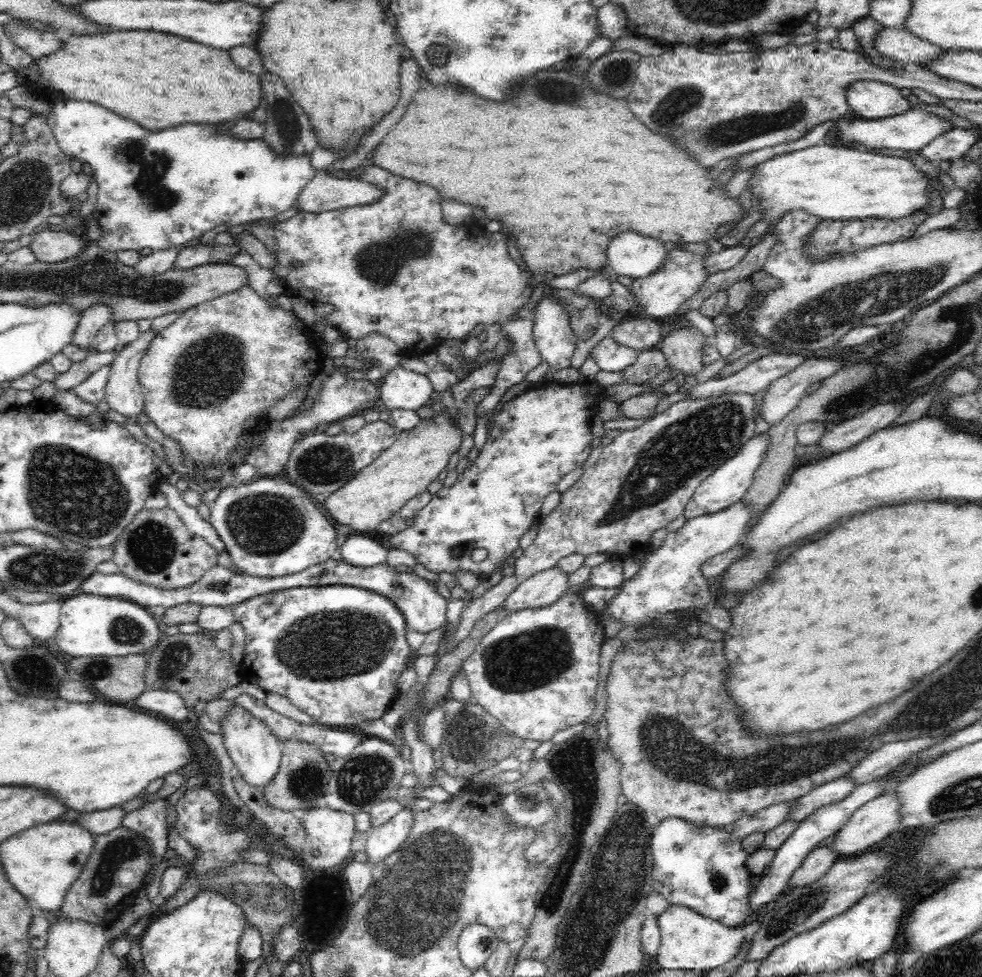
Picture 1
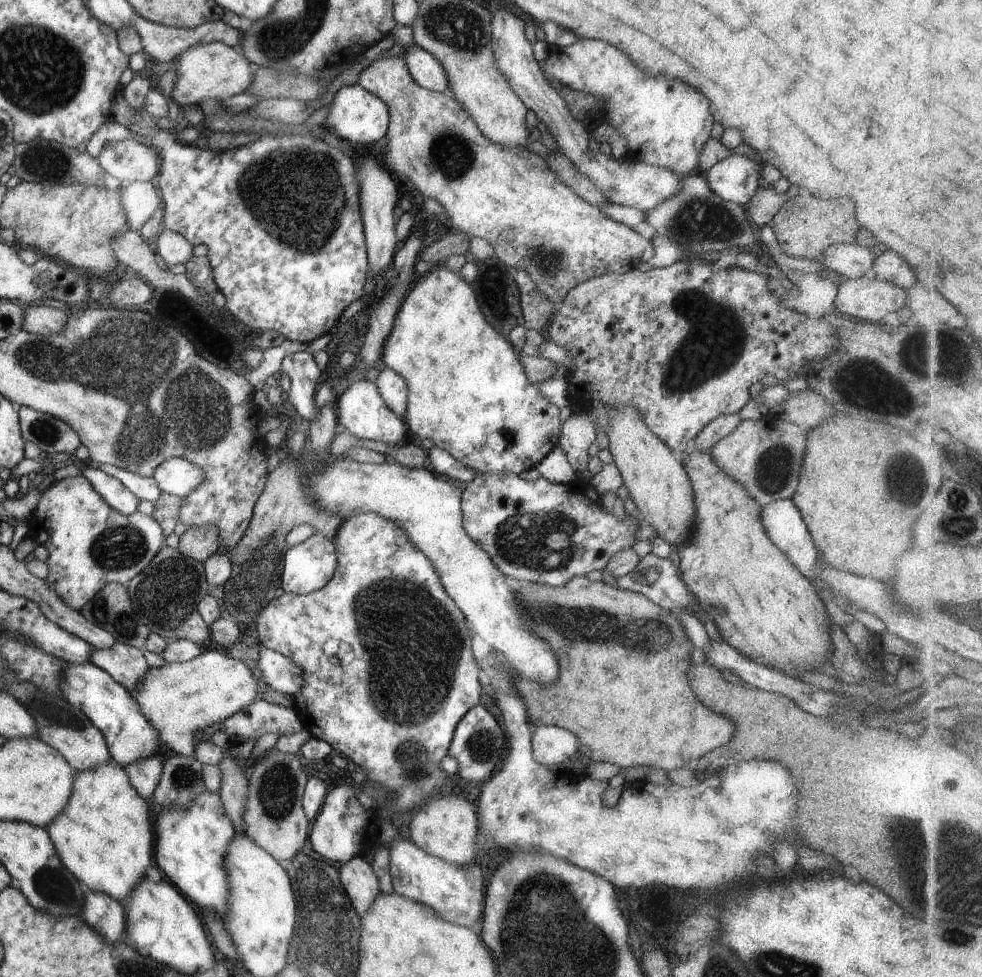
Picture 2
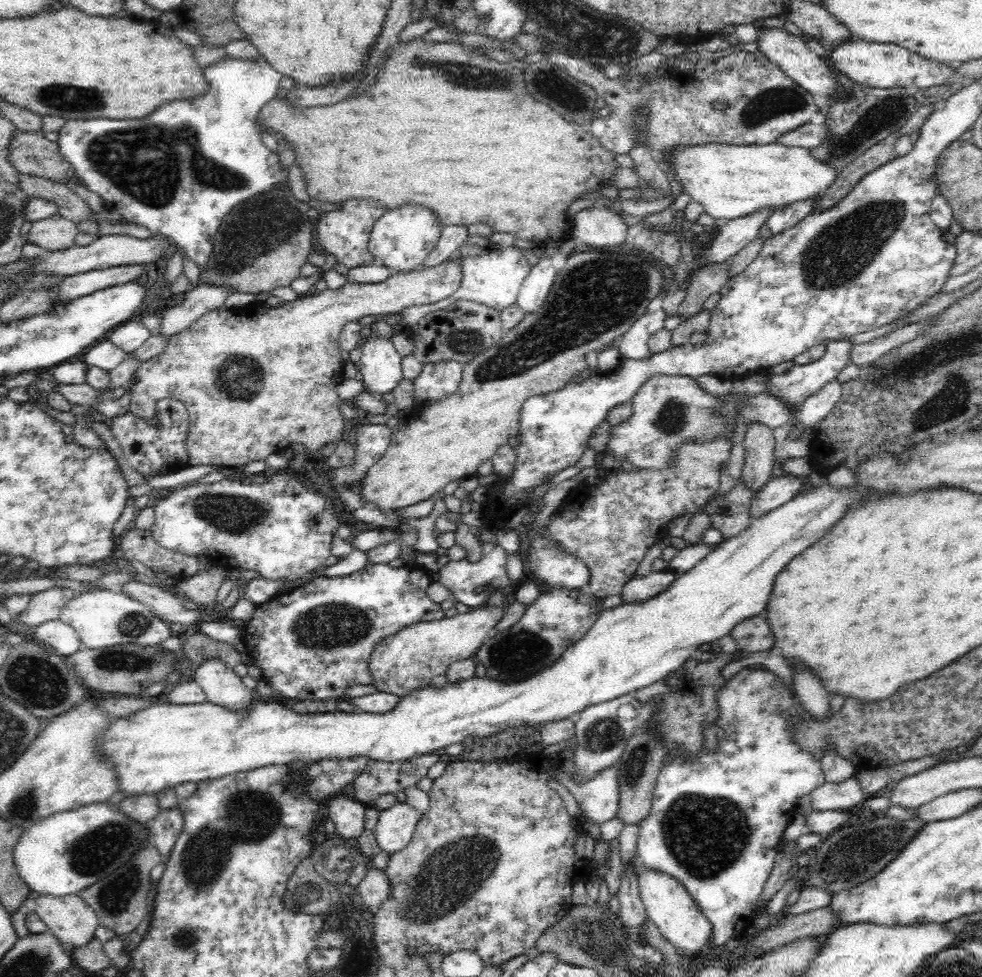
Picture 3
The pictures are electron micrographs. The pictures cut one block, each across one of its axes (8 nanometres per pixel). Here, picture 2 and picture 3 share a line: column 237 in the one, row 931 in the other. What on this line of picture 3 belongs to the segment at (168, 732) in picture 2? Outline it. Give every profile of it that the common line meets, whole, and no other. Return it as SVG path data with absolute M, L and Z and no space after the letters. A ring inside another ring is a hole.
M645 868L644 872L639 874L639 889L648 918L656 923L663 936L672 945L676 945L680 952L685 952L690 956L709 942L710 921L703 915L698 903L692 898L688 889L684 888L684 883L678 881L678 878L662 870Z

